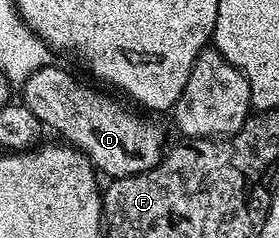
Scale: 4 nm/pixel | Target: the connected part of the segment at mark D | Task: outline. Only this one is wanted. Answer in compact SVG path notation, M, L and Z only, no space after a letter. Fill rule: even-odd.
M51 64L34 72L32 76L22 83L21 103L26 106L36 118L47 129L56 130L69 145L81 151L95 169L101 175L108 175L109 179L123 178L126 175L136 175L148 168L154 167L159 162L164 142L164 132L161 126L148 119L142 118L124 108L121 104L112 100L110 97L92 90L88 86L79 84L79 82L66 70Z

